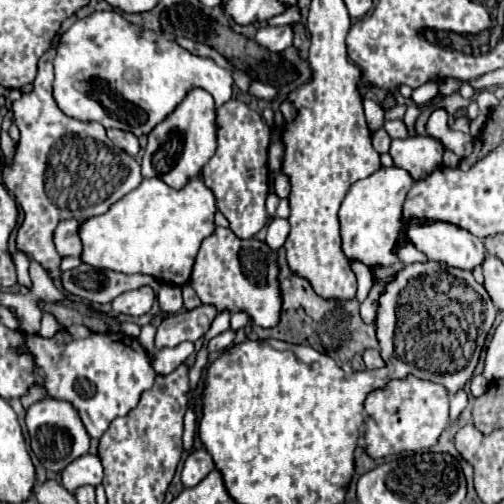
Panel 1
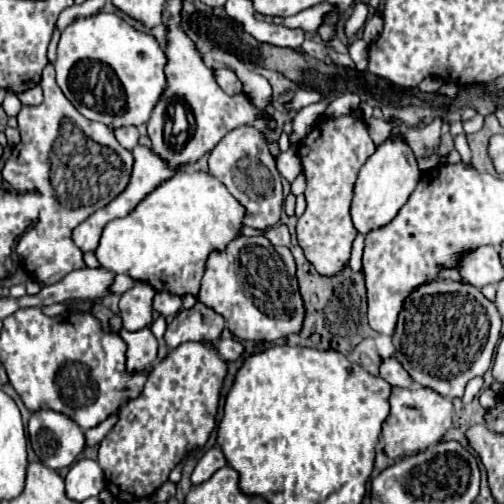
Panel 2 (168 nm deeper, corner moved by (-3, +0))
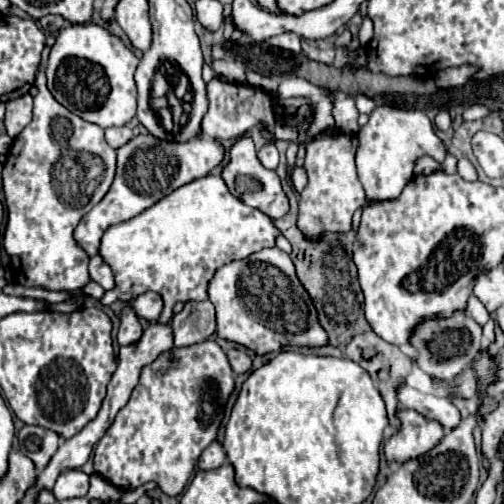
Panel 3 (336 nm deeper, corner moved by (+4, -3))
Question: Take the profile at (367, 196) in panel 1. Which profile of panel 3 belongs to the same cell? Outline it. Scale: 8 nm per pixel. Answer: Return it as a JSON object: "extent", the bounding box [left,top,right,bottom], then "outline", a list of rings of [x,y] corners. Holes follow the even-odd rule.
{"extent":[357,105,447,203],"outline":[[[387,105],[375,107],[367,125],[361,127],[357,137],[357,173],[367,193],[367,203],[395,201],[403,187],[411,181],[413,165],[419,157],[430,155],[437,163],[443,163],[447,153],[441,139],[433,131],[433,123],[423,111],[405,111]]]}

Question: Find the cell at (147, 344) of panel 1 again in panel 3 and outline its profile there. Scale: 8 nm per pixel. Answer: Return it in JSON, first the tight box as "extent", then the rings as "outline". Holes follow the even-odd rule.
{"extent":[99,175,279,323],"outline":[[[205,175],[201,179],[195,179],[179,189],[175,189],[169,195],[165,195],[163,199],[159,199],[155,205],[151,205],[137,217],[117,223],[117,225],[111,225],[105,231],[105,235],[101,239],[99,255],[111,267],[117,287],[111,289],[107,293],[107,297],[101,299],[101,303],[111,305],[113,297],[121,299],[121,301],[131,301],[145,291],[155,291],[163,297],[163,303],[165,303],[159,323],[169,323],[169,319],[173,317],[173,305],[177,301],[207,299],[207,283],[213,277],[217,267],[225,265],[229,261],[247,257],[253,251],[273,247],[277,235],[279,235],[279,231],[275,229],[273,221],[269,217],[265,217],[261,211],[237,201],[227,191],[227,187],[219,175]]]}

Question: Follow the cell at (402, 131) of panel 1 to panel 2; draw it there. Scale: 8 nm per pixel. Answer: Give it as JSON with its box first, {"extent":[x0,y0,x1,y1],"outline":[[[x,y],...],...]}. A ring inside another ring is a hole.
{"extent":[404,116,443,158],"outline":[[[440,116],[434,119],[432,124],[418,126],[418,128],[408,128],[404,130],[416,158],[426,158],[428,154],[436,154],[440,146],[440,130],[443,121]]]}

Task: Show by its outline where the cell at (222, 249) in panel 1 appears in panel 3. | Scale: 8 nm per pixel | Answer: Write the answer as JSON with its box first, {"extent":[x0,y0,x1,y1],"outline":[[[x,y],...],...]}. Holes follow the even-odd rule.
{"extent":[207,247,325,355],"outline":[[[277,247],[261,249],[247,259],[219,267],[209,281],[207,293],[217,311],[217,335],[221,339],[239,343],[261,355],[287,345],[325,345],[325,331],[317,325],[311,297],[299,283],[291,257]]]}

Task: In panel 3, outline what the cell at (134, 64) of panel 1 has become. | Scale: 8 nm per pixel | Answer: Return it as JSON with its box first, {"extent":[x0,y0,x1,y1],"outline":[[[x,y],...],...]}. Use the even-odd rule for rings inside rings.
{"extent":[47,21,139,129],"outline":[[[93,21],[69,25],[59,31],[55,45],[51,47],[47,87],[63,107],[77,113],[81,119],[103,129],[123,127],[135,117],[137,111],[137,65],[139,57],[135,57],[135,53],[109,29]]]}

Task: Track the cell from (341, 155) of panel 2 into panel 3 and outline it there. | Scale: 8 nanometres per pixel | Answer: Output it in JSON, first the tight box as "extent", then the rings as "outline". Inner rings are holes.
{"extent":[297,131,365,241],"outline":[[[335,131],[333,135],[325,135],[307,143],[305,171],[309,183],[299,197],[297,217],[297,227],[301,229],[305,239],[321,241],[325,233],[347,233],[351,229],[353,213],[365,205],[365,191],[361,181],[357,181],[355,171],[357,147],[359,139],[343,131]]]}

